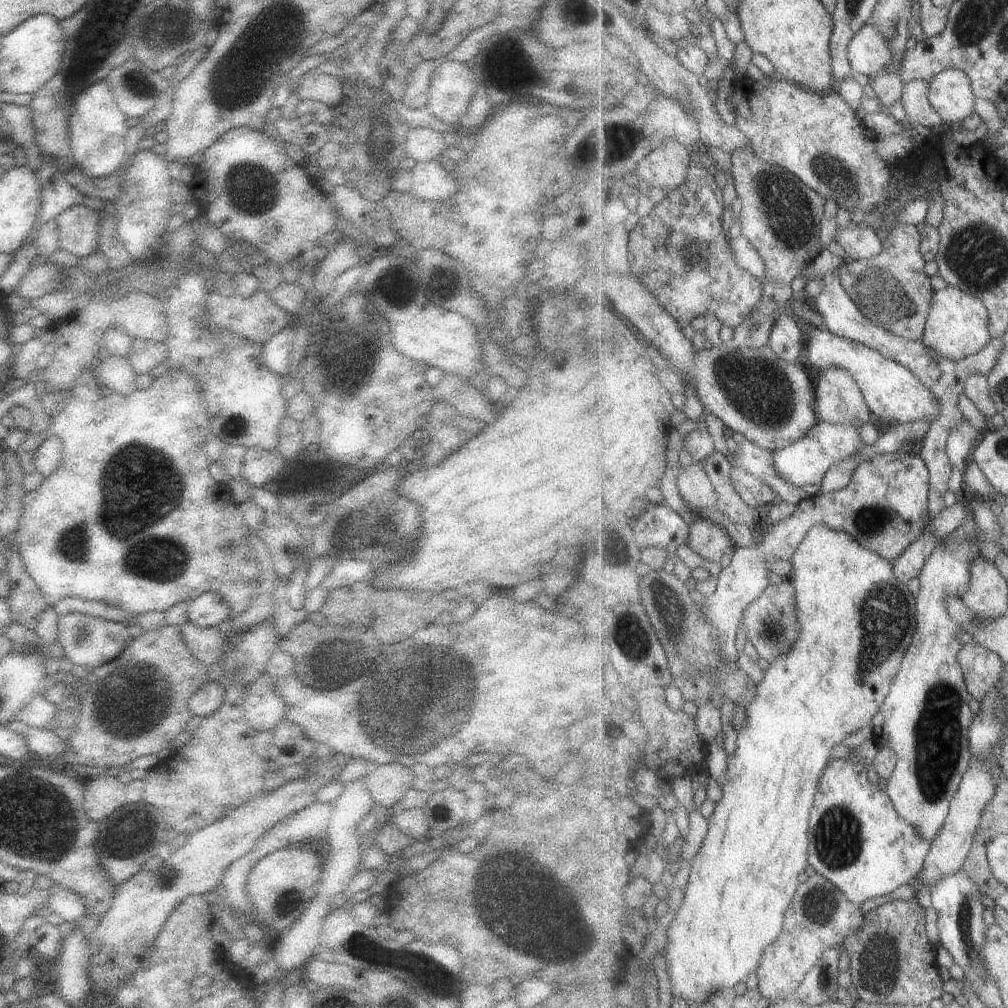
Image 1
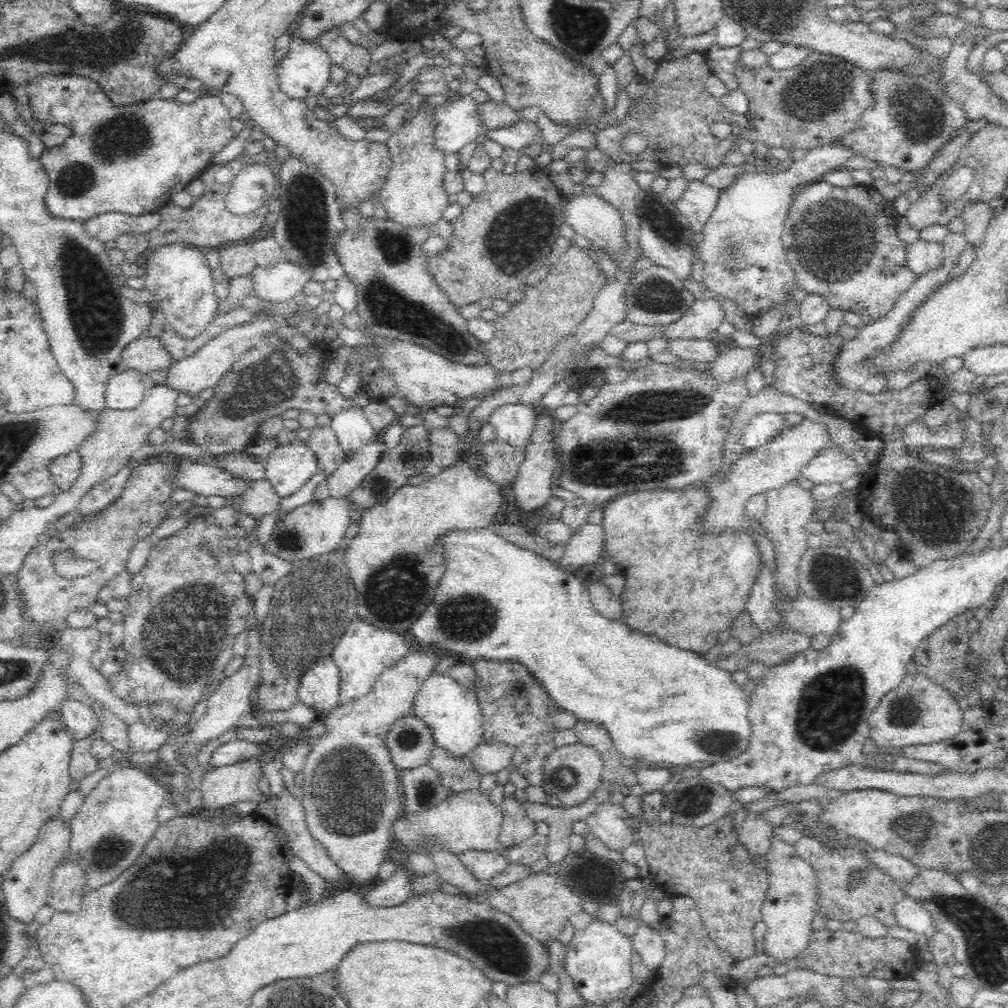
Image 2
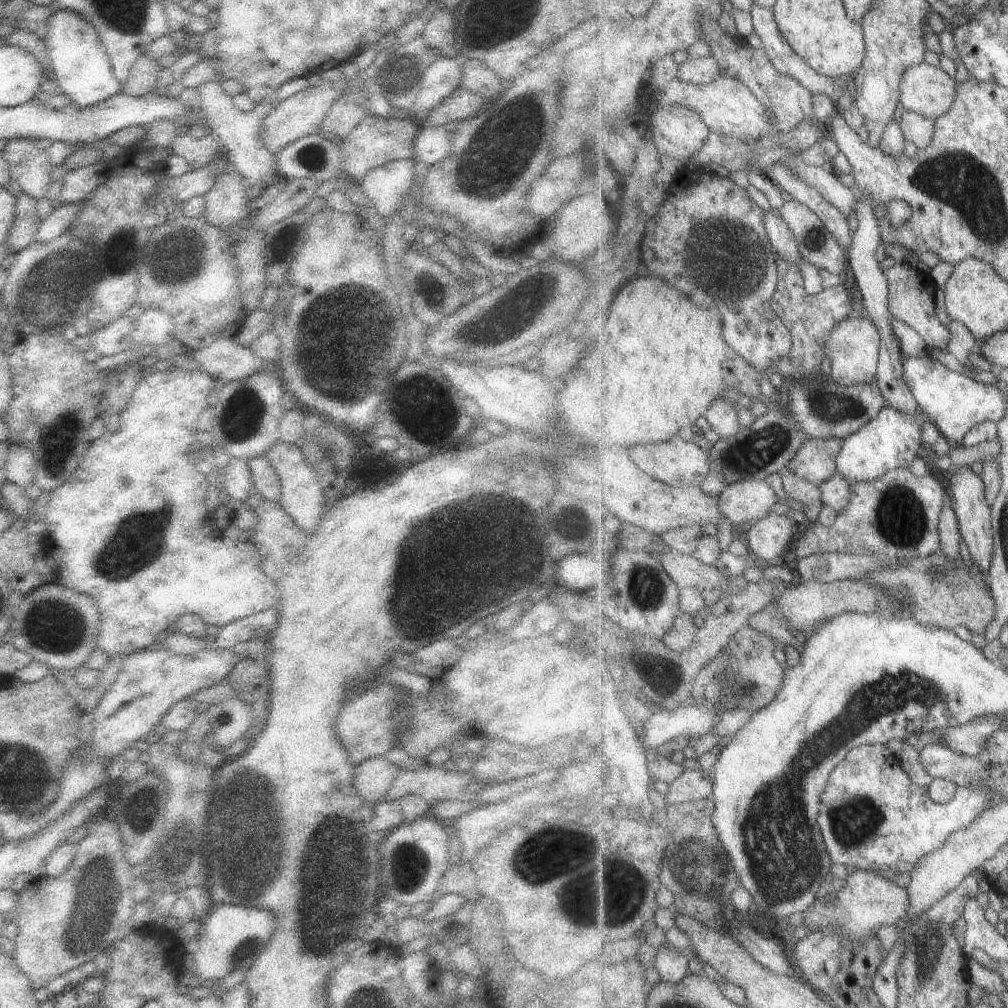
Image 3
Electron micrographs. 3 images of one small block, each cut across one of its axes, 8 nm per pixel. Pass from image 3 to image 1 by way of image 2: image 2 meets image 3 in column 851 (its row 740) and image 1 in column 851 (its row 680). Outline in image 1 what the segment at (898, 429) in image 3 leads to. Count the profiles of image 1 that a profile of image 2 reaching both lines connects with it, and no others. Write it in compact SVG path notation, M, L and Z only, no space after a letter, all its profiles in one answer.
M820 421L801 440L773 451L774 467L778 473L795 486L821 486L827 471L841 461L856 455L866 445L861 440L859 425L838 425Z

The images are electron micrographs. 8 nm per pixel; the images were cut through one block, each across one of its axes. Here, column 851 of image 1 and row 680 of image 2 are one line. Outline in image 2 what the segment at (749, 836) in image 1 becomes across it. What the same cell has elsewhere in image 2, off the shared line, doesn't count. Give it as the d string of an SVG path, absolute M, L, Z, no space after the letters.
M474 529L468 532L452 532L447 534L446 549L448 552L448 574L444 582L440 582L440 590L444 594L436 594L434 602L428 605L428 610L411 624L408 634L412 636L419 646L435 646L442 654L458 655L470 660L484 658L493 661L518 661L521 662L544 692L548 693L550 700L562 712L573 714L576 721L595 722L604 726L613 740L615 749L622 758L629 762L642 764L644 762L666 762L674 766L686 766L695 762L724 762L732 760L747 751L751 742L752 729L750 719L749 696L734 682L730 671L716 663L708 663L703 654L691 650L682 650L677 646L670 646L656 637L642 635L630 630L619 620L608 619L596 611L591 601L588 589L582 580L574 578L573 573L564 571L555 563L535 552L520 548L506 541L491 529Z

